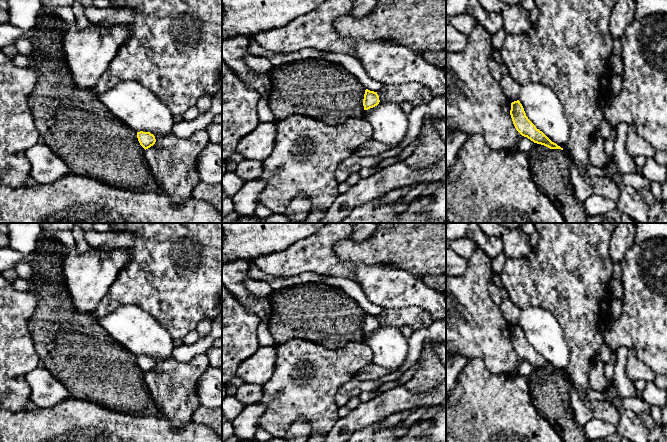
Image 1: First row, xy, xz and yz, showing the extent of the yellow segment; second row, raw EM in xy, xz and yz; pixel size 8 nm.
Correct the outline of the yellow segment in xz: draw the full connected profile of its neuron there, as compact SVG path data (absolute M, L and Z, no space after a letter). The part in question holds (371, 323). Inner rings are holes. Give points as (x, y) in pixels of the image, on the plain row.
M368 313L365 314L363 323L364 334L368 334L370 332L377 330L379 326L380 324L377 316L370 315Z

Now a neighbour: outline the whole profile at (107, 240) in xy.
M85 231L85 239L90 247L100 247L104 250L112 250L116 247L130 247L133 245L135 237L129 232L114 231Z

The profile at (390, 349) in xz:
M380 325L379 328L364 334L362 343L373 352L373 364L396 372L408 357L408 341L402 331L395 326Z

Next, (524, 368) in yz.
M523 360L518 364L517 370L521 376L529 377L533 373L534 366Z

